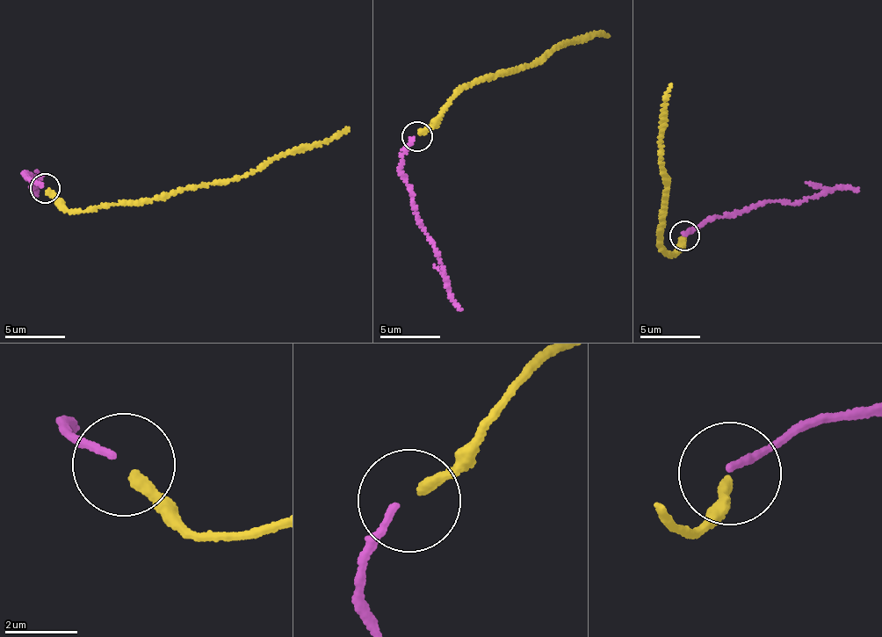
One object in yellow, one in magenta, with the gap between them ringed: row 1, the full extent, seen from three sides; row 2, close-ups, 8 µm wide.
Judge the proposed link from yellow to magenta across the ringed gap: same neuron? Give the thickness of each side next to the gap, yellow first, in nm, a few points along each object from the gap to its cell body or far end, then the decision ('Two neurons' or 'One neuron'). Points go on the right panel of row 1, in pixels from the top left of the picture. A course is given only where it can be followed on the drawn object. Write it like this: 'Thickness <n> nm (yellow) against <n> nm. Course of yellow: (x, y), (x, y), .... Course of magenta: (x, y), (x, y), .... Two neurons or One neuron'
Thickness 320 nm (yellow) against 200 nm. Course of yellow: (683, 235), (681, 243), (669, 254), (662, 249), (661, 233), (669, 181), (663, 168), (660, 141), (671, 84). Course of magenta: (683, 235), (719, 217), (766, 202), (798, 204), (835, 189), (858, 191). One neuron

